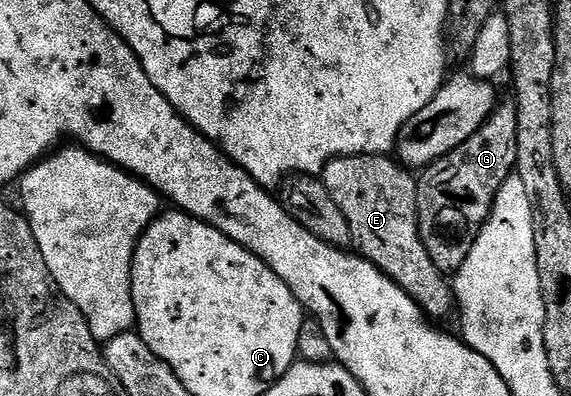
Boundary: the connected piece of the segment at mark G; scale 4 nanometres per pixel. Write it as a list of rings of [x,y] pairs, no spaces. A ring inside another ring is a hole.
[[[501,101],[492,115],[484,121],[482,128],[470,136],[458,148],[454,148],[446,156],[436,162],[423,167],[416,183],[416,211],[420,221],[420,239],[430,252],[430,260],[442,271],[445,276],[455,275],[457,270],[466,264],[466,256],[470,256],[470,248],[474,248],[476,238],[492,214],[492,206],[496,202],[502,184],[513,177],[516,161],[518,160],[518,112],[515,101]]]

